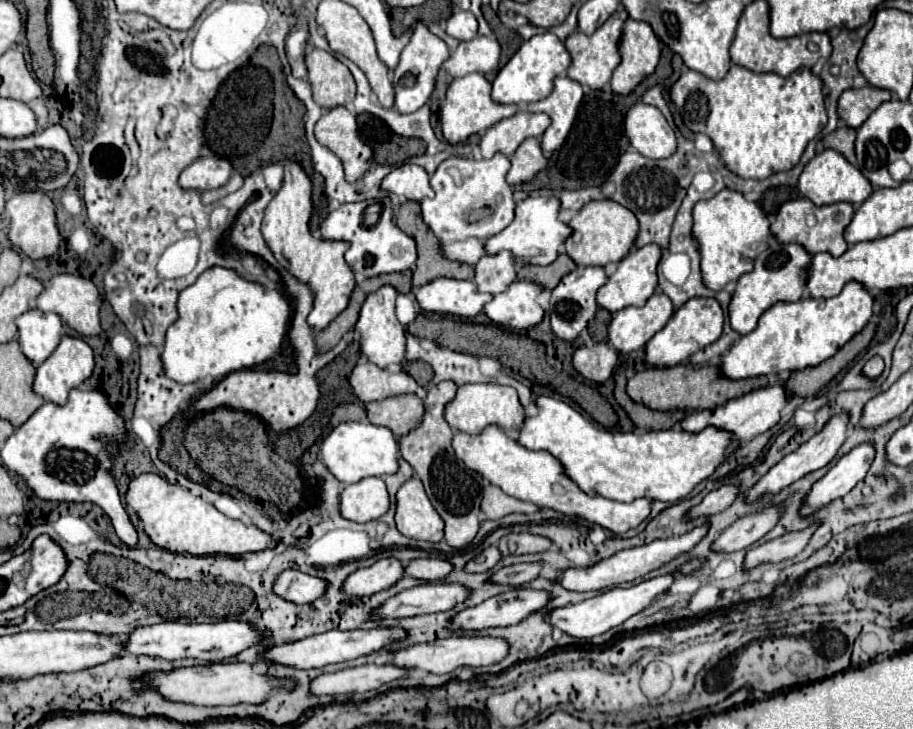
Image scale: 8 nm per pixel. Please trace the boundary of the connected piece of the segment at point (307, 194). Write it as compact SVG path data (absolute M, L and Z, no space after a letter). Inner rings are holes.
M285 162L285 178L281 190L273 196L265 210L263 218L263 238L275 258L301 282L309 284L315 292L313 310L307 318L313 330L325 328L335 316L339 316L347 304L349 296L355 288L355 274L351 266L345 262L343 254L349 248L349 242L345 240L325 240L325 238L313 238L309 230L309 220L313 214L311 204L311 180L305 174L303 166L299 162Z

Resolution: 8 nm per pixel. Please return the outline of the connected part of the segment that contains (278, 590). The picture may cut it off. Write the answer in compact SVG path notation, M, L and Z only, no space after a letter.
M285 570L277 578L273 590L275 590L275 594L283 596L289 602L309 604L309 602L321 598L321 594L325 594L325 582L321 582L321 578L303 574L301 570Z

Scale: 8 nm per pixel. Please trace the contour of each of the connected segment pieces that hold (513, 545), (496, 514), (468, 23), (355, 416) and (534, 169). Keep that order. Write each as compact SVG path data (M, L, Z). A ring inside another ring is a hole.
M519 532L519 534L507 534L501 538L499 550L503 556L507 554L537 554L545 552L551 548L551 540L543 536L535 536L529 532Z
M487 484L485 492L483 492L483 500L481 500L481 510L487 520L499 520L513 512L533 514L533 512L537 512L537 506L533 506L529 502L521 502L513 496L507 496L505 492L501 492L499 486Z
M459 12L459 14L453 14L449 20L447 20L447 34L457 38L457 40L469 40L469 38L475 38L477 36L477 18L469 12Z
M341 404L335 408L329 426L333 428L345 420L363 420L363 414L363 404Z
M527 138L511 156L511 170L507 174L507 182L511 186L529 182L545 166L547 166L547 158L543 156L541 142L537 138Z

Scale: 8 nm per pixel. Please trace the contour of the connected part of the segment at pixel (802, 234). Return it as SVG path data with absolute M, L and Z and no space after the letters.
M807 198L789 200L779 208L777 218L771 224L771 234L783 244L787 244L787 242L803 244L807 248L807 252L811 252L811 254L829 252L835 258L839 258L849 248L849 244L843 238L843 232L845 232L847 224L851 222L853 212L855 212L853 204L849 204L849 202L835 202L835 204L829 204L829 206L815 206Z

